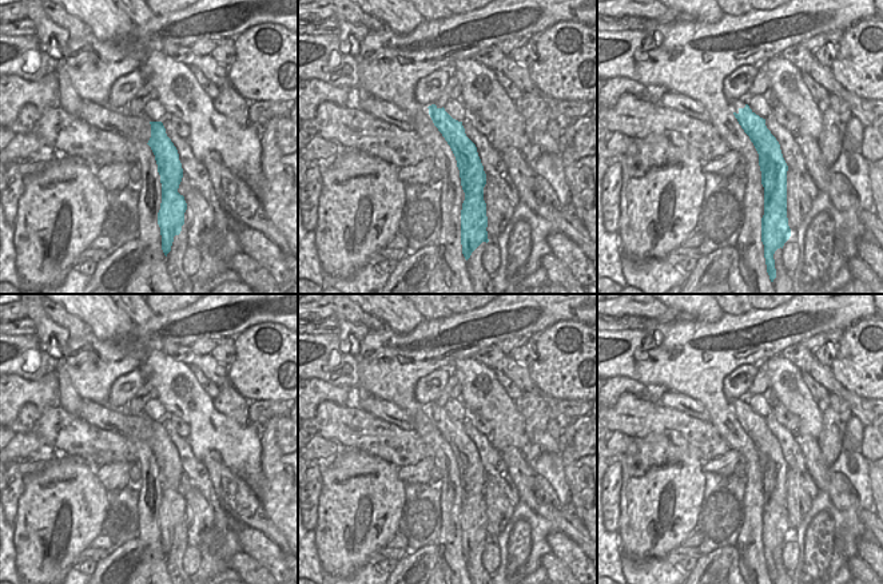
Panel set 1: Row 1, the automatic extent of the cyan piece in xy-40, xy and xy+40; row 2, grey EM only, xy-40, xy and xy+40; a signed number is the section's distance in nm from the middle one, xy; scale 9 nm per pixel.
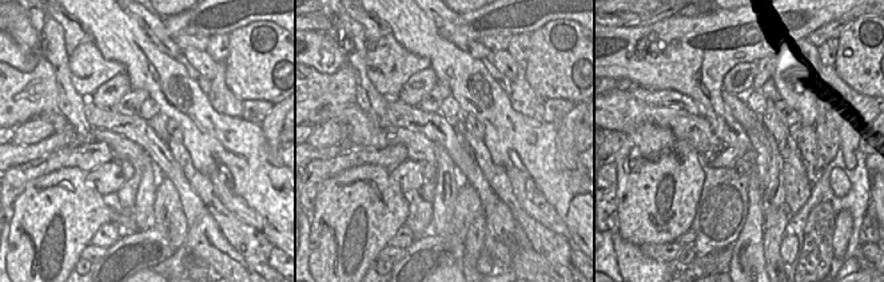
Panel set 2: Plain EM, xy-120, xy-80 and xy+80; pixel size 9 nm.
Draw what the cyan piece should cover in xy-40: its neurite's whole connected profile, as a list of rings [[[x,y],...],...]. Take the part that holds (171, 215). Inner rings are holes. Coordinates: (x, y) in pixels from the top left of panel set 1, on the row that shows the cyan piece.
[[[150,122],[151,147],[158,164],[158,172],[162,183],[162,203],[158,212],[158,225],[162,235],[162,250],[164,255],[171,251],[174,237],[179,235],[184,225],[184,212],[187,203],[184,196],[178,192],[183,178],[183,168],[179,154],[171,139],[166,134],[162,122]]]

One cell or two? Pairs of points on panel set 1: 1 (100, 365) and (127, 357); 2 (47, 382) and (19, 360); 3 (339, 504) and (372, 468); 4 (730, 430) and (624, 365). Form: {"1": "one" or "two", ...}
{"1": "one", "2": "two", "3": "one", "4": "one"}

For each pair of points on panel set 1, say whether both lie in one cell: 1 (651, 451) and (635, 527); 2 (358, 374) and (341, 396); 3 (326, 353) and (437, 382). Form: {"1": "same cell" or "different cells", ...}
{"1": "same cell", "2": "different cells", "3": "different cells"}

